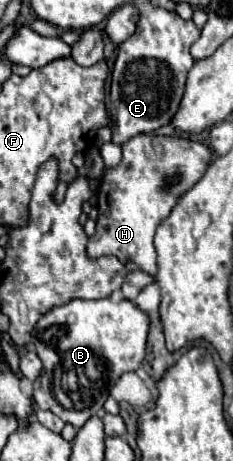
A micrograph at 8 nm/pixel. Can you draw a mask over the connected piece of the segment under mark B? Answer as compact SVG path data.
M73 299L65 305L49 309L49 313L45 313L37 321L31 333L31 345L37 351L39 359L43 361L41 375L33 381L35 405L39 409L55 413L57 417L61 417L61 421L71 423L77 429L83 427L95 413L101 411L113 383L125 371L135 371L141 365L145 357L147 331L149 331L149 317L127 299L119 303L113 303L109 299L97 299L97 301Z

